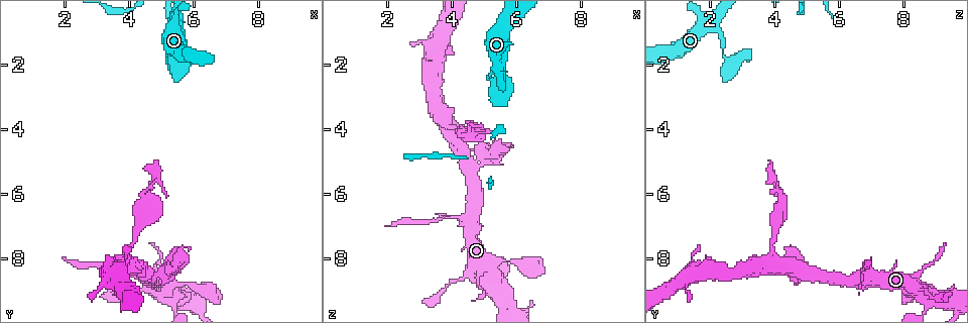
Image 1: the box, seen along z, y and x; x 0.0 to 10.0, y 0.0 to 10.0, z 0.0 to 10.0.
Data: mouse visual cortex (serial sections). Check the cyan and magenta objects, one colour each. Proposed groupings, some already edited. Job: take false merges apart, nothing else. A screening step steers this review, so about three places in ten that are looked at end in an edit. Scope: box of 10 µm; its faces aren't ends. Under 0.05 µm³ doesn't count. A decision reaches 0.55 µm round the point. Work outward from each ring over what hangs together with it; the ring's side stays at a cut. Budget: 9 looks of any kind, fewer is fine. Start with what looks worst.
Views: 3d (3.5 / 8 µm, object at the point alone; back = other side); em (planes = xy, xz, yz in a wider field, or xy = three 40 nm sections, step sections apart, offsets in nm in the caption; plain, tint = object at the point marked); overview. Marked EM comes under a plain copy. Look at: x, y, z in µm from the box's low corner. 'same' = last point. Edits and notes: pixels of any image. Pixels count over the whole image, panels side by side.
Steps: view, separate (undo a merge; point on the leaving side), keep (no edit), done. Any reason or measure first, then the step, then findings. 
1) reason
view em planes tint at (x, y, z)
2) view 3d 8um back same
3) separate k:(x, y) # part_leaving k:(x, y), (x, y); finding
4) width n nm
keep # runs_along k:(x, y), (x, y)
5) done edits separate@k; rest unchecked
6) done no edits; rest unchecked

narrows sharply
view em xy step 3 tint at (3.85, 8.30, 6.65)

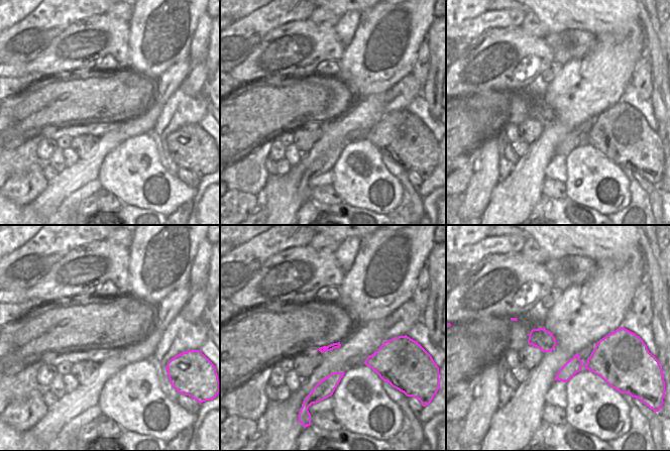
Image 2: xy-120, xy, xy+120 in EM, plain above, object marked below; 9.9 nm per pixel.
view 3d 3.5um same

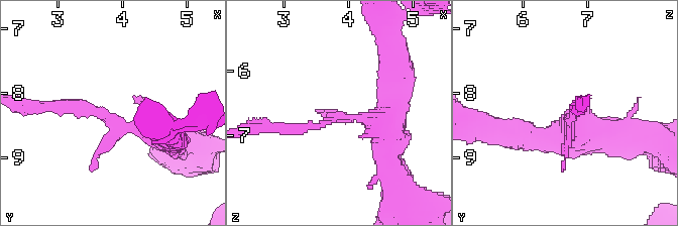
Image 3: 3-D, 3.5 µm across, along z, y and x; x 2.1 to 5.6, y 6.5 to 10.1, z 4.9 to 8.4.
keep # runs_along 3:(163, 130), (54, 105); continuous, no second cell

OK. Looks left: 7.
abrupt turn
view 3d 8um at (5.40, 1.85, 2.60)

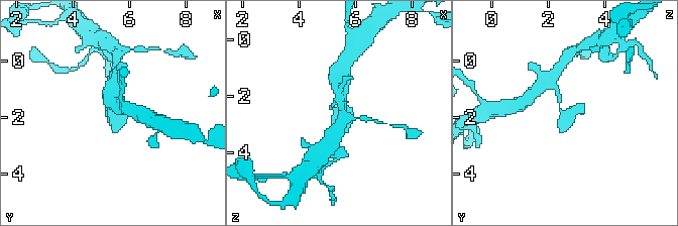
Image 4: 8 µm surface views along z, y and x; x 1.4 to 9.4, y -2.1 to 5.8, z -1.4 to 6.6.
view em xy step 2 tint same

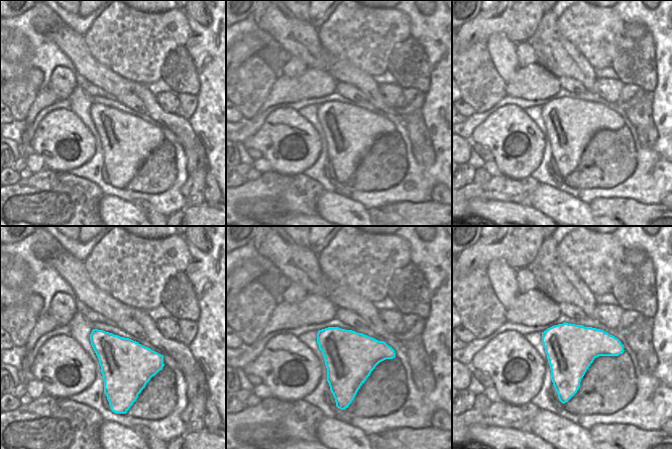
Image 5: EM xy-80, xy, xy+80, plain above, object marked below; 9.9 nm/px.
keep # runs_along 4:(333, 104), (334, 111), (348, 131); continuous, no second cell

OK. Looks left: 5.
sudden change in width
view 3d 3.5um at (4.65, 5.90, 4.20)

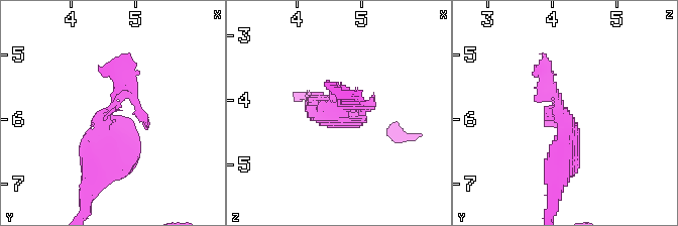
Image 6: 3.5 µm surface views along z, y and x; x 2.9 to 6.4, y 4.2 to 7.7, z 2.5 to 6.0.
view em xy step 3 tint at (4.60, 5.90, 4.15)

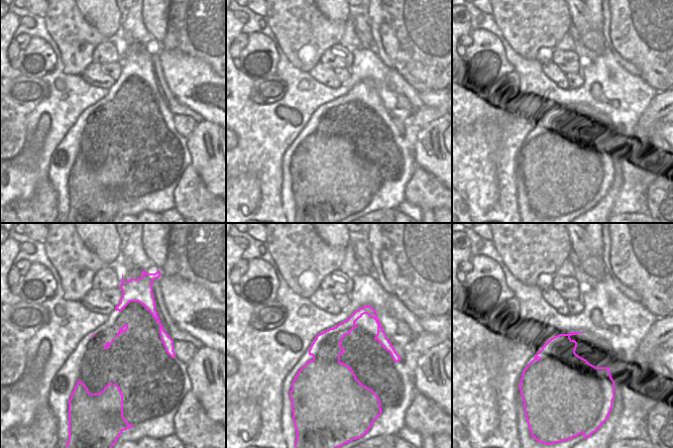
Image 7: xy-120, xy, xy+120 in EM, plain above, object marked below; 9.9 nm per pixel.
width 320 nm
separate 6:(123, 71) # part_leaving 6:(114, 105), (117, 71), (127, 55); two cells meet here

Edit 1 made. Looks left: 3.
sharp bend
view 3d 3.5um at (4.25, 8.95, 8.60)

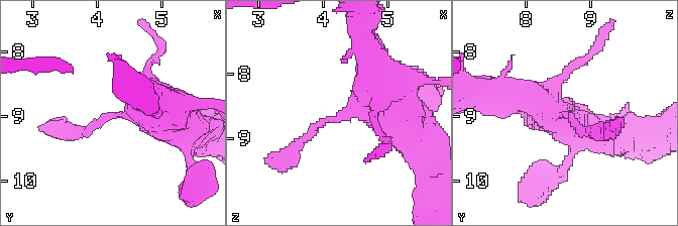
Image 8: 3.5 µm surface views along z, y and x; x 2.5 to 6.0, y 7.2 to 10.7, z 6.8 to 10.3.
view em xy step 5 tint at (4.30, 9.00, 8.70)

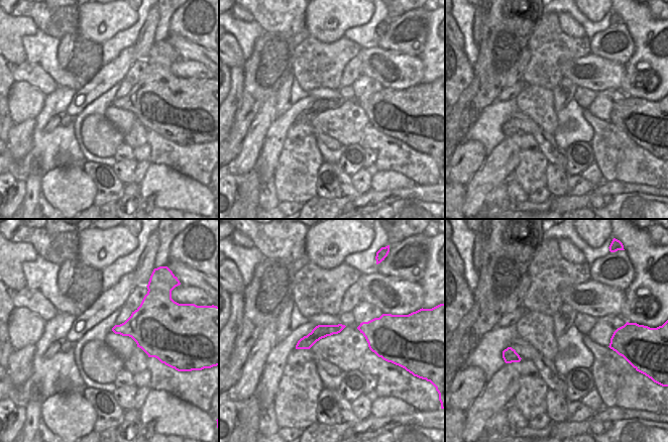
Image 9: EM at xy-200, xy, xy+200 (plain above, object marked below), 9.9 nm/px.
keep # runs_along 9:(340, 327), (320, 331), (299, 346); continuous, no second cell

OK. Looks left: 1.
done edits separate@6; rest unchecked

